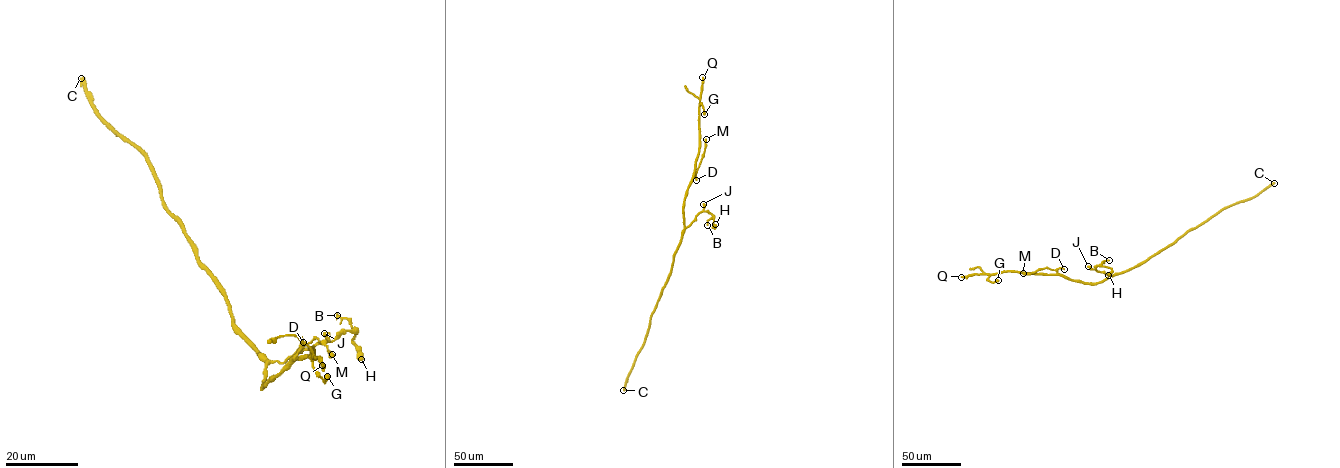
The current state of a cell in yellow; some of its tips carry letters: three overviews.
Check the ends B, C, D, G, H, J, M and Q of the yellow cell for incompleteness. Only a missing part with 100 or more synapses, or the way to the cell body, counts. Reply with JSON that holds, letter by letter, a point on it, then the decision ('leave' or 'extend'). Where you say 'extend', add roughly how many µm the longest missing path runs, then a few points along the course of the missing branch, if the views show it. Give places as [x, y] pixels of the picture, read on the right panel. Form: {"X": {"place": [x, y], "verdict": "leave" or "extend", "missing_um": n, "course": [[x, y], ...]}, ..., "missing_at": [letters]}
{"B": {"place": [1109, 260], "verdict": "leave"}, "C": {"place": [1274, 183], "verdict": "leave"}, "D": {"place": [1064, 269], "verdict": "leave"}, "G": {"place": [998, 280], "verdict": "leave"}, "H": {"place": [1108, 275], "verdict": "leave"}, "J": {"place": [1088, 266], "verdict": "leave"}, "M": {"place": [1023, 273], "verdict": "leave"}, "Q": {"place": [961, 277], "verdict": "extend", "missing_um": 550}, "missing_at": ["Q"]}

